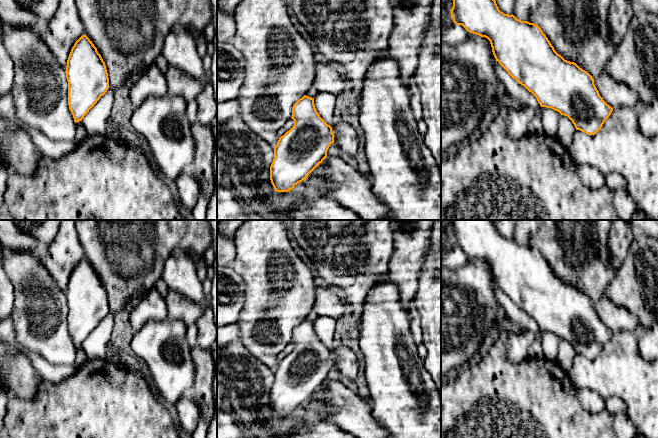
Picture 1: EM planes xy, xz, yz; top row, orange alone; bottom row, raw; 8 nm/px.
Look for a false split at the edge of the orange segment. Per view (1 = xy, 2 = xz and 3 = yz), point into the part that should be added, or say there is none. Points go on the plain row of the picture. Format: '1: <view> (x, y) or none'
1: xy (81, 357)
2: none
3: none

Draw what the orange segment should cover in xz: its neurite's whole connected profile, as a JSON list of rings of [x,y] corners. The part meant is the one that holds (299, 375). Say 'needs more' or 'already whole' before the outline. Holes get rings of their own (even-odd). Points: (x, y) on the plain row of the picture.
already whole | [[[304,319],[292,331],[293,351],[274,370],[274,383],[270,390],[270,404],[277,416],[288,416],[305,404],[327,381],[327,375],[334,367],[332,351],[318,338],[314,322]]]

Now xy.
needs more | [[[85,258],[72,271],[65,297],[68,329],[76,349],[74,364],[78,370],[88,360],[82,343],[110,311],[105,286]]]

